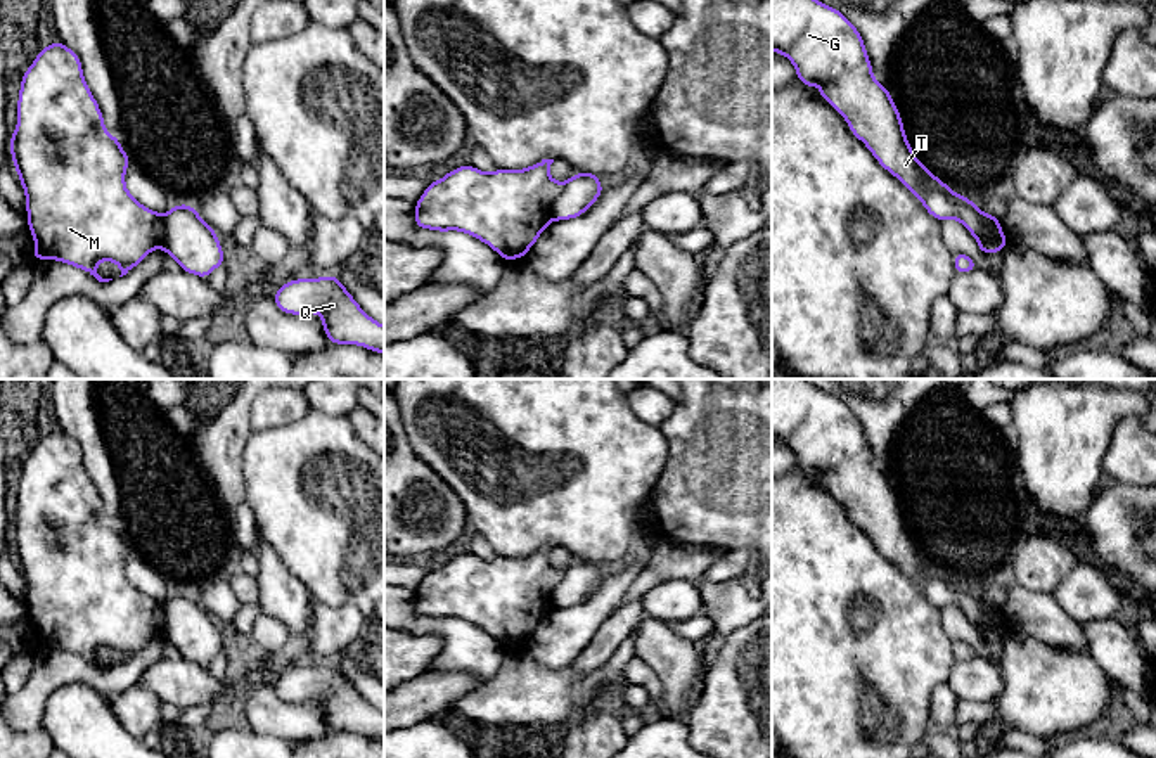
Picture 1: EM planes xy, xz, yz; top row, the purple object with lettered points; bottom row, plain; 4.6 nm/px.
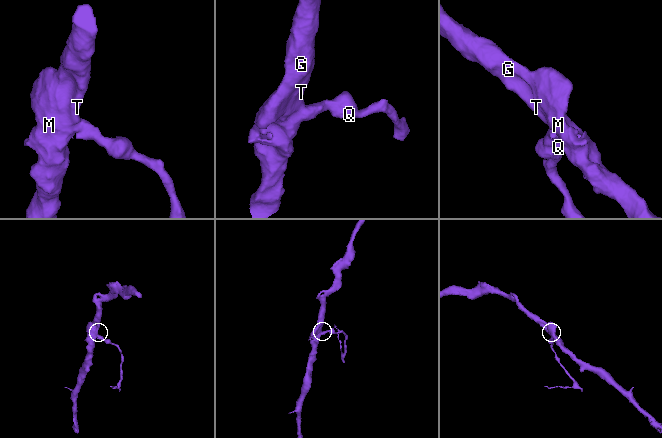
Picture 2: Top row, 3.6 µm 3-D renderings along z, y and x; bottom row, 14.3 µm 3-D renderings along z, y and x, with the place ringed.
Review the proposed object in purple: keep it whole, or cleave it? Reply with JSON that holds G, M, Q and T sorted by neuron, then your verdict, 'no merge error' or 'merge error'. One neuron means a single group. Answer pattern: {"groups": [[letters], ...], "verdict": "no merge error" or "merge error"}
{"groups": [["G", "M", "T"], ["Q"]], "verdict": "merge error"}

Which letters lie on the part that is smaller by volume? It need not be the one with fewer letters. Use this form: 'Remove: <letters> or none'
Remove: Q

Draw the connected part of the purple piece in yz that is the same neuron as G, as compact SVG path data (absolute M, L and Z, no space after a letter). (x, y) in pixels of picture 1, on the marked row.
M772 0L772 52L793 62L796 78L806 88L820 87L819 95L846 119L850 132L922 202L933 218L959 220L971 235L979 234L981 211L973 199L954 192L915 157L889 90L874 78L864 38L843 12L820 0Z

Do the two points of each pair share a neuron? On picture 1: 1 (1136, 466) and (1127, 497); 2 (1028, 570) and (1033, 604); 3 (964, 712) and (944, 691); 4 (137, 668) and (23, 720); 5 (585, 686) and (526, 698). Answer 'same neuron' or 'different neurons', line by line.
1: different neurons
2: different neurons
3: different neurons
4: same neuron
5: same neuron

